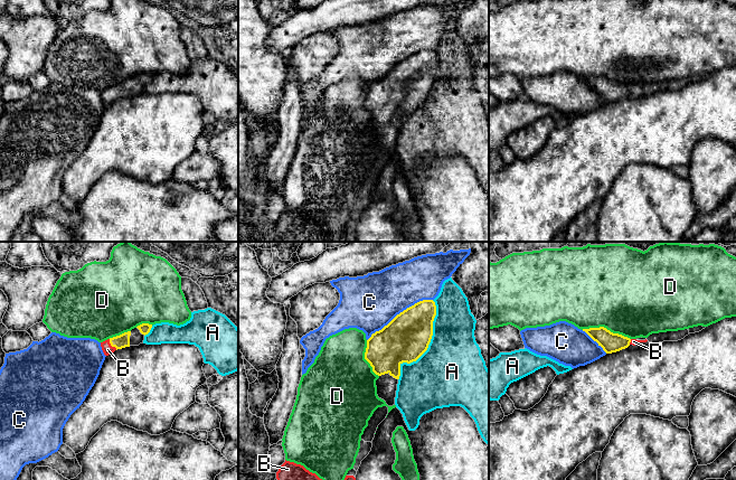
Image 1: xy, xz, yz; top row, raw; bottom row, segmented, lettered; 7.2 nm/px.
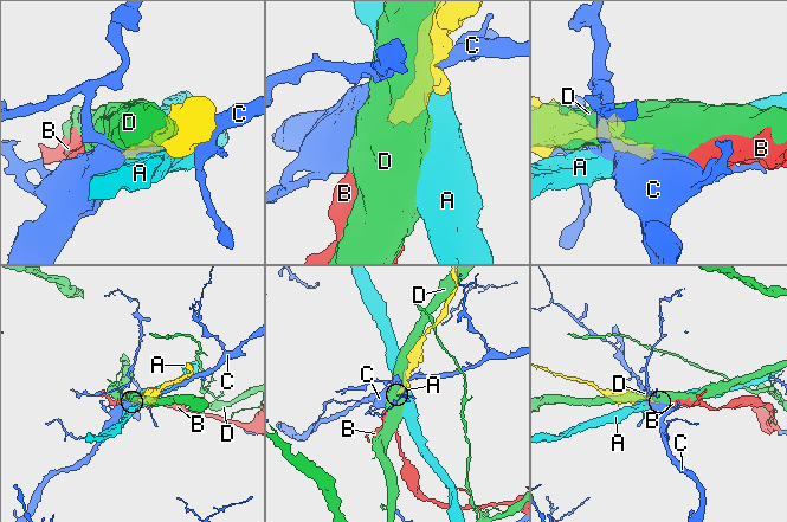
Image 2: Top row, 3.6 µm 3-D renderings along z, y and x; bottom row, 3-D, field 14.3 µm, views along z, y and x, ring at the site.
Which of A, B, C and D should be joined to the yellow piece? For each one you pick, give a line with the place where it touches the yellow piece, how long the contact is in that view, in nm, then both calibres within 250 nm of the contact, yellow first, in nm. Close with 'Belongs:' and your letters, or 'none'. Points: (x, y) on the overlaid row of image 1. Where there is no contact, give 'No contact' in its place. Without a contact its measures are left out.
B: Touches yellow at xy (111, 345). Shared border 100 nm. Thickness 100 nm (yellow) against 80 nm
Belongs: B

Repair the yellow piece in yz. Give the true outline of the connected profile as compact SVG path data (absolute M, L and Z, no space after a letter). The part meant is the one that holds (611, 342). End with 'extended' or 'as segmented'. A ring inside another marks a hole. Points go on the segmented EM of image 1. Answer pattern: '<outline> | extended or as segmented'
M604 327L583 329L606 354L612 354L628 348L630 345L647 342L648 340L630 339L619 333L613 333Z | extended

